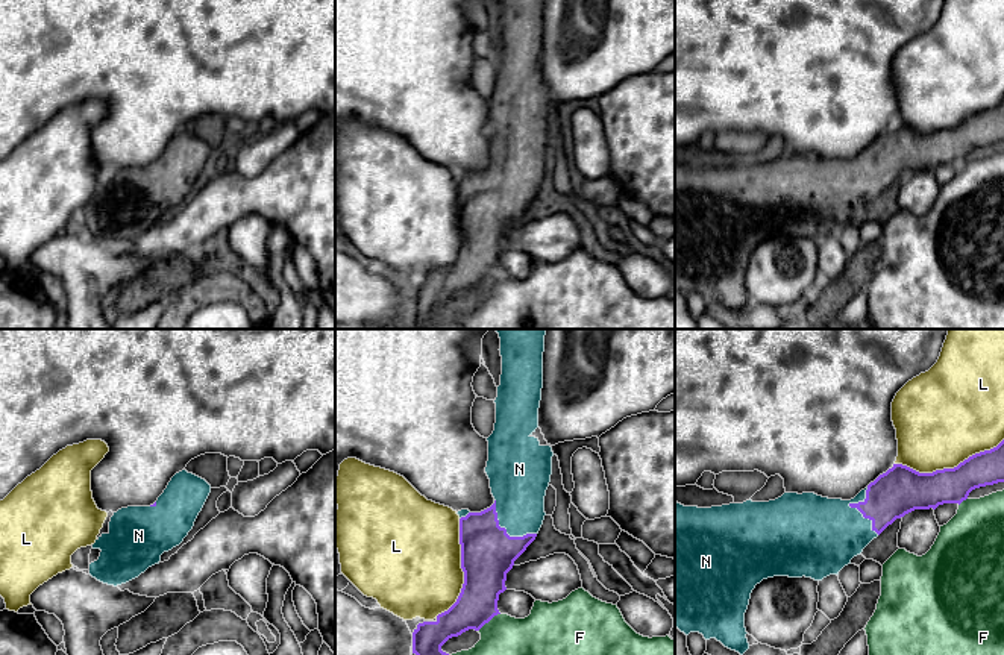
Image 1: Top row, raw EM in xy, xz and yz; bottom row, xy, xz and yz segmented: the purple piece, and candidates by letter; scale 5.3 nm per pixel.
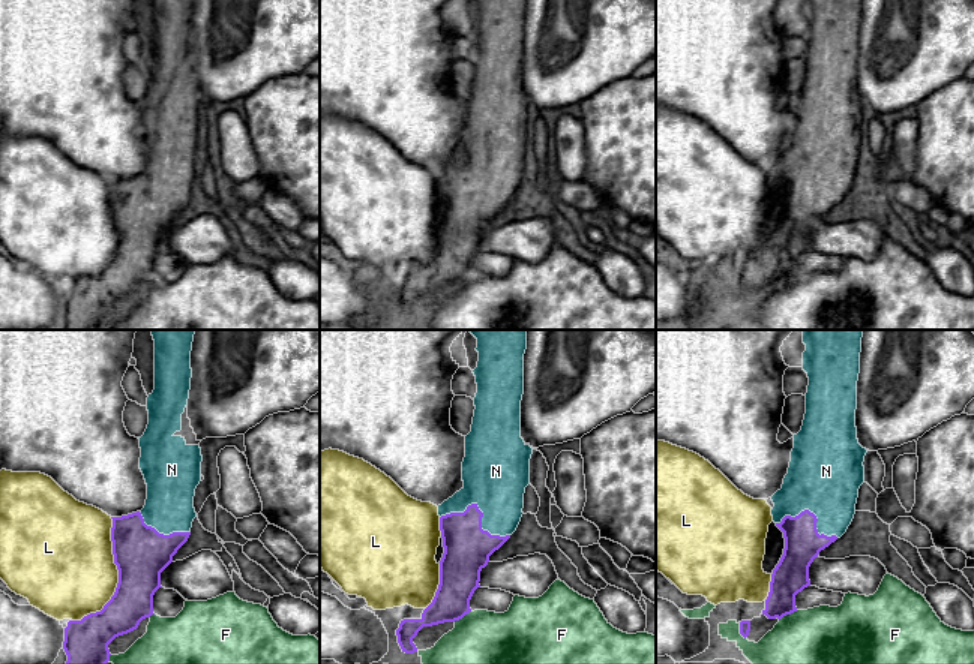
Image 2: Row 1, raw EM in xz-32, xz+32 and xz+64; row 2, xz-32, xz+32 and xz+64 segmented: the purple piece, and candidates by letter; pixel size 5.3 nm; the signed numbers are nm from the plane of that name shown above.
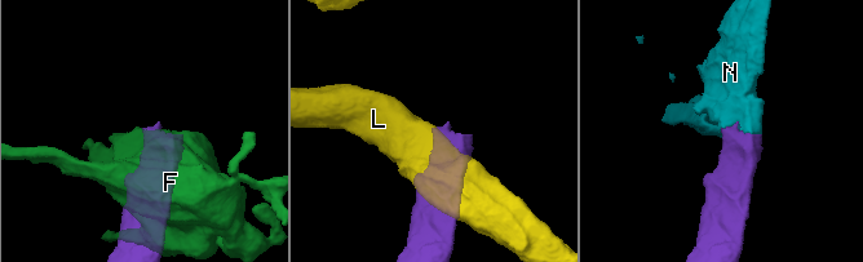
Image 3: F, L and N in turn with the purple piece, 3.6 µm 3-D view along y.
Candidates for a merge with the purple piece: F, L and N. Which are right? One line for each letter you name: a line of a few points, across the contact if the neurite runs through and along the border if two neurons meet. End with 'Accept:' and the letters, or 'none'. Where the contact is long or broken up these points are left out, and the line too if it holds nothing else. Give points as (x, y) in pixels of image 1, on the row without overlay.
Accept: N

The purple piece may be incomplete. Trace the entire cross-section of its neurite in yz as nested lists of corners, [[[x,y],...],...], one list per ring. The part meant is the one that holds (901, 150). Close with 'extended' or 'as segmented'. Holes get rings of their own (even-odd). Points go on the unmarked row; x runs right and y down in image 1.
[[[1004,100],[993,109],[975,114],[954,129],[919,133],[893,124],[854,159],[828,159],[814,153],[784,153],[769,162],[729,164],[711,168],[684,167],[675,162],[675,288],[689,296],[699,293],[705,300],[716,299],[742,317],[749,309],[745,273],[751,253],[763,240],[773,237],[811,238],[822,241],[851,224],[851,220],[877,199],[896,179],[915,170],[936,170],[943,164],[962,164],[975,149],[1004,143]]] | extended

